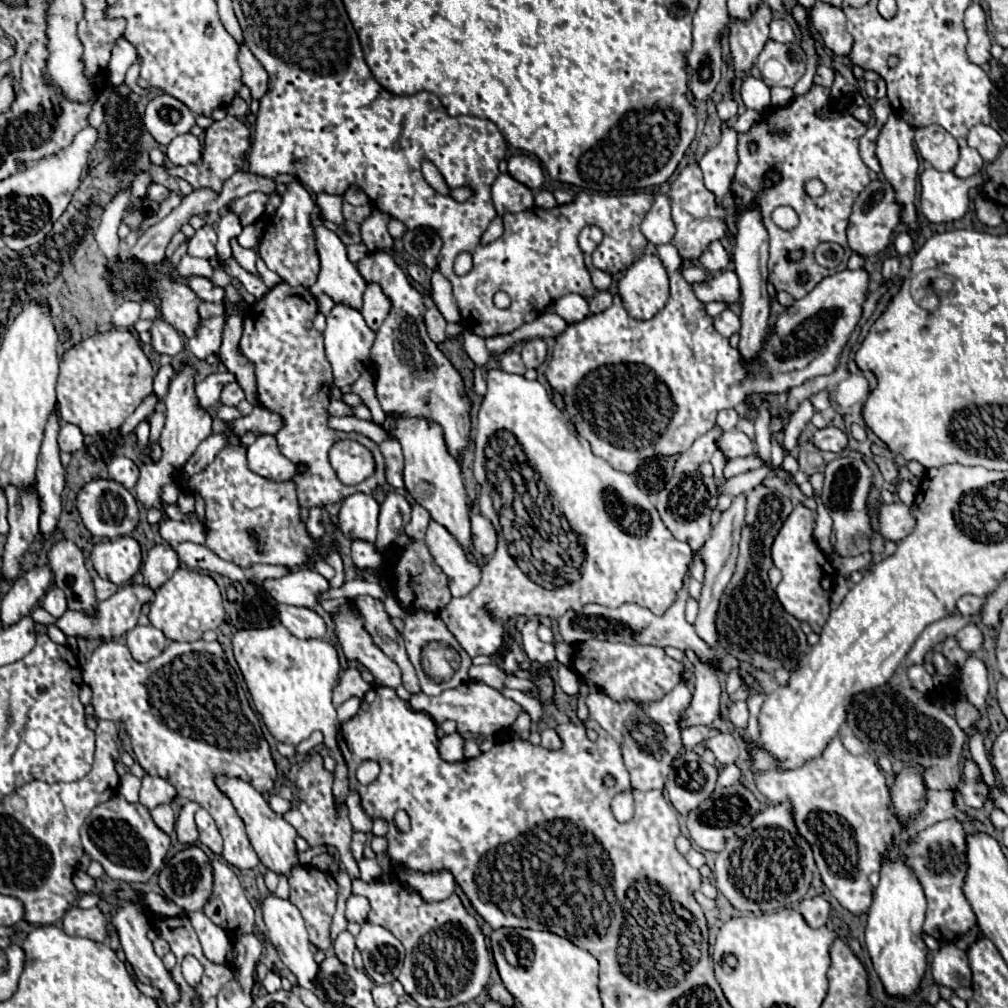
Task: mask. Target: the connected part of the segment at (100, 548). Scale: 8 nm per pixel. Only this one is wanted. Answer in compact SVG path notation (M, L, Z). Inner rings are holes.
M134 537L104 539L94 545L90 559L100 577L126 585L142 565L142 549Z

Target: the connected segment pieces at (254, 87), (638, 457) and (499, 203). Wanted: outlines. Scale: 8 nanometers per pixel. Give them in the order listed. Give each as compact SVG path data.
M240 45L238 63L240 63L240 69L242 69L242 81L244 81L244 85L250 87L254 99L260 99L268 91L268 73L266 73L266 69L250 53L250 49L246 45Z
M682 259L682 265L672 273L670 299L666 307L650 321L636 321L630 317L620 301L620 295L614 295L614 305L610 309L590 315L580 323L568 325L568 329L556 337L546 379L550 387L564 397L566 413L576 425L578 433L588 439L592 453L606 459L618 471L634 473L648 457L670 457L684 453L700 435L714 427L718 411L744 403L744 399L752 393L784 393L808 379L834 373L838 355L860 321L862 303L870 283L866 269L846 269L824 277L820 285L816 285L806 297L798 299L786 309L786 313L778 317L776 325L772 327L772 337L764 345L764 353L760 353L754 365L746 365L738 349L732 349L728 339L716 333L704 303L692 293L692 285L684 281L680 271L692 265L692 259Z
M508 173L498 175L492 185L492 199L498 215L504 213L518 213L524 209L534 207L534 195L526 185L520 185Z

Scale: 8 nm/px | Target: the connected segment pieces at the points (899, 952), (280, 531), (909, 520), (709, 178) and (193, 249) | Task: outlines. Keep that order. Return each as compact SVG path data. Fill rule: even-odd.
M904 855L900 861L886 861L880 871L880 883L874 891L874 901L868 911L868 927L866 927L866 945L874 963L874 969L884 985L884 991L896 999L910 999L918 993L922 977L926 973L926 945L922 941L922 923L926 915L926 897L912 875L912 871L904 863Z
M226 445L216 455L212 465L184 483L184 489L204 497L204 545L224 561L240 567L268 563L294 569L304 565L316 553L318 541L308 535L306 525L300 519L296 485L292 485L292 481L276 483L252 473L248 469L246 449L242 445Z
M902 501L892 503L892 505L882 505L882 509L880 509L880 533L886 539L900 541L908 533L912 533L914 525L916 525L916 519L912 517L910 507L904 505Z
M724 127L720 143L710 149L702 159L700 159L700 169L704 175L704 185L718 197L718 205L724 197L730 193L730 183L736 171L736 131L732 127Z
M204 225L196 231L196 235L188 241L188 255L210 259L216 255L216 231L212 225Z

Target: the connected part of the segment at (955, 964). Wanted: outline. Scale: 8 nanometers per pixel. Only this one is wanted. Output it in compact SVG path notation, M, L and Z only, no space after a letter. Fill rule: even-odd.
M942 945L932 961L932 975L938 985L950 987L952 991L960 987L970 987L972 973L968 965L966 951L958 949L956 945Z

